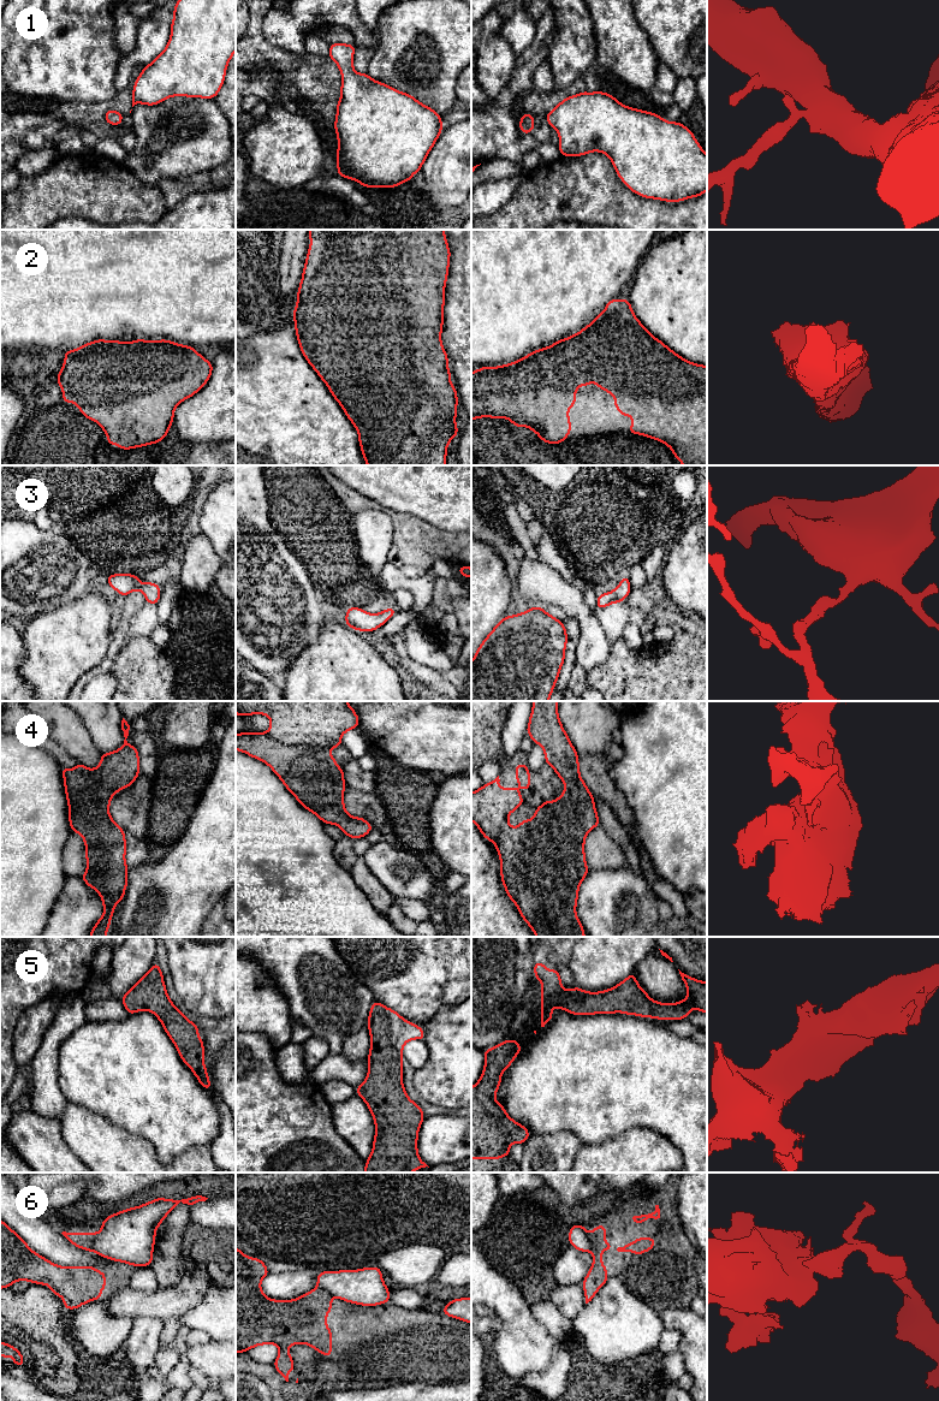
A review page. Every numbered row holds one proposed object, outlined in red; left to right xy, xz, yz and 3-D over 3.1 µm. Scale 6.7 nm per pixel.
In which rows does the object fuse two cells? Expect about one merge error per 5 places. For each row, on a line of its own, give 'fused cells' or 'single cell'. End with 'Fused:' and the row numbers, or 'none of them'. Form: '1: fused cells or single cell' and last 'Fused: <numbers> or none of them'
1: single cell
2: single cell
3: single cell
4: single cell
5: single cell
6: fused cells
Fused: 6

